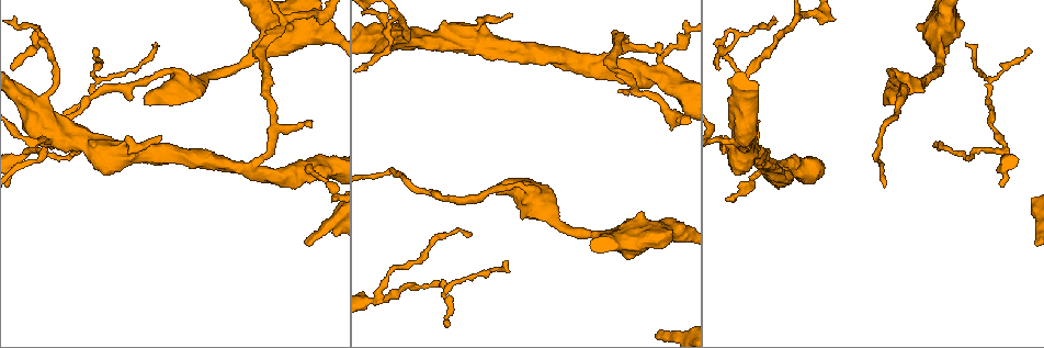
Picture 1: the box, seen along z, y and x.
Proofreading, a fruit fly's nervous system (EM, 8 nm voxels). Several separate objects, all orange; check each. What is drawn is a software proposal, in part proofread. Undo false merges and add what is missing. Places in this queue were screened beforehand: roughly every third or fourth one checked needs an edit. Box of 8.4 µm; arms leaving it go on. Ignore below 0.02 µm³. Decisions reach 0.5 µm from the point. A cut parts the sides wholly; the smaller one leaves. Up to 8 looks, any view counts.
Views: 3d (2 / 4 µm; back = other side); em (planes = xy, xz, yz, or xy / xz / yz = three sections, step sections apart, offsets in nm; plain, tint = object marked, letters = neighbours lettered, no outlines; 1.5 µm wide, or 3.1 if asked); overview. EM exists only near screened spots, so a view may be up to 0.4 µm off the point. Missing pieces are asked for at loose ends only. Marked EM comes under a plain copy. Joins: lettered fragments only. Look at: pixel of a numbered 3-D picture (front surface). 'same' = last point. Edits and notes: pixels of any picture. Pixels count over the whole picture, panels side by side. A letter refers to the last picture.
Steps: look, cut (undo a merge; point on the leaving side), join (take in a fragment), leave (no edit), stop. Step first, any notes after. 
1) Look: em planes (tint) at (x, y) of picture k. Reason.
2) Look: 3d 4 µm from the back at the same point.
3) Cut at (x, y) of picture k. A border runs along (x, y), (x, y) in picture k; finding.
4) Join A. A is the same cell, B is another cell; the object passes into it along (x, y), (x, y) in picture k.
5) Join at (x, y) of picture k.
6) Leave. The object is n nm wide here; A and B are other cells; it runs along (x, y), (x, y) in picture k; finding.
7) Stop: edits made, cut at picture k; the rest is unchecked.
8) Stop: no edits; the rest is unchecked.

Look: 3d 2 µm from the back at (593, 60) of picture 1. A fork.

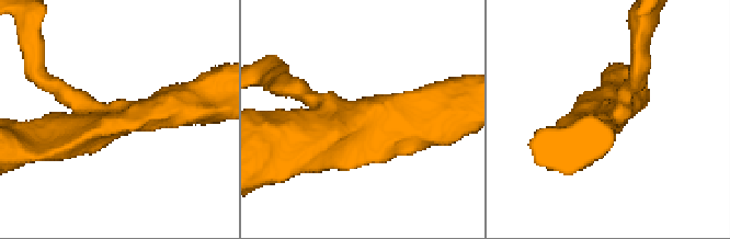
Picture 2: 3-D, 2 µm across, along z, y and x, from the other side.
Look: em xy step 8 (tint) at (359, 114) of picture 2. Shape alone is not enough.

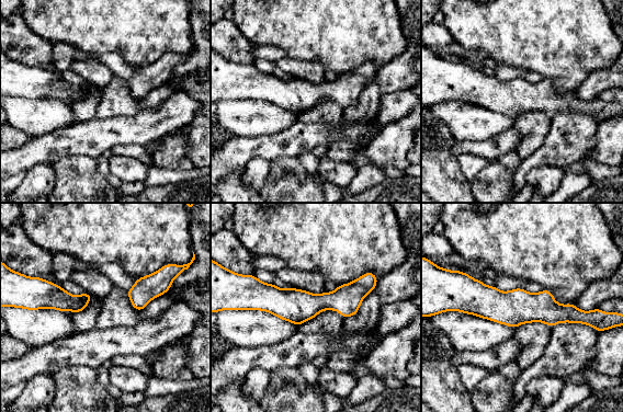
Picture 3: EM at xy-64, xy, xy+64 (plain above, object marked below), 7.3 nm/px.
Look: em planes (letters) at the same point.

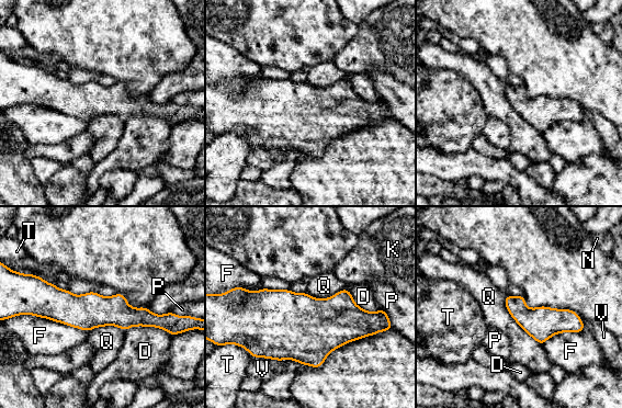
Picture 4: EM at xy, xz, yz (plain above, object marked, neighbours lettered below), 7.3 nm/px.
Leave. D, F, K, N, P, Q, T and V are other cells; it runs along (34, 306), (166, 317) in picture 4; all the same neuron.

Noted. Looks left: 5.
Look: em xz step 4 (tint) at (662, 46) of picture 1. Tapers out.

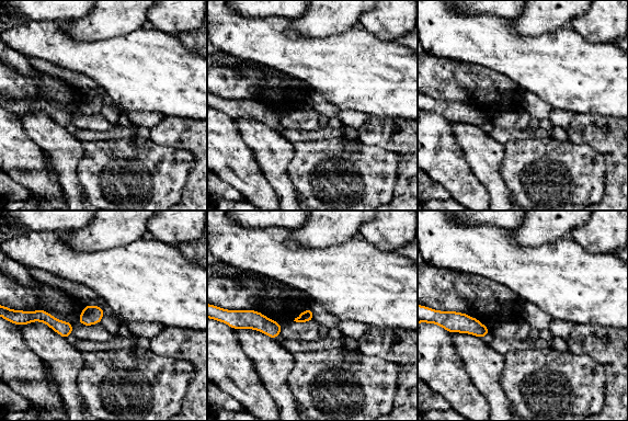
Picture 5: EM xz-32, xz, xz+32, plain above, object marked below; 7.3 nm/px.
Look: em xz step 4 (letters) at the same point. What lies round it.

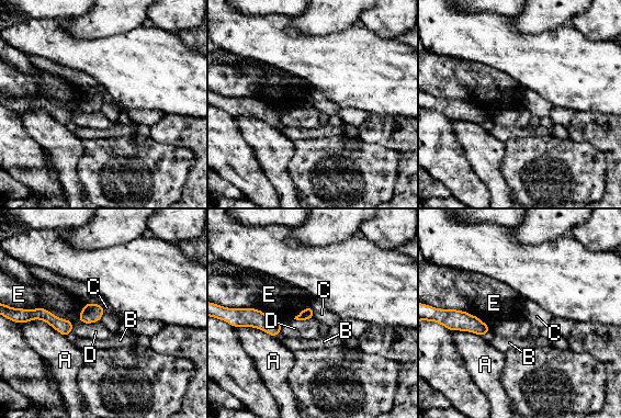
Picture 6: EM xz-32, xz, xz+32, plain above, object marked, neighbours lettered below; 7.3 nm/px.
Leave. A, B, C, D and E are other cells; a border runs along (311, 305), (314, 317) in picture 6; no lettered fragment goes on from it.

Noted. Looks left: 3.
Look: 3d 2 µm at (155, 45) of picture 1. Branch stops here.

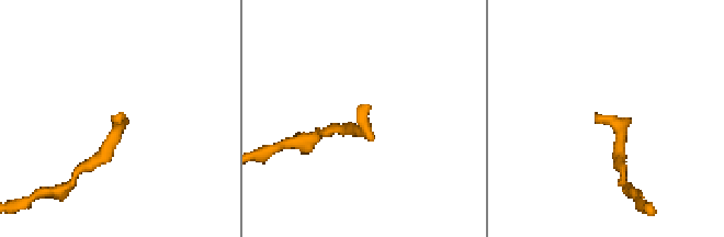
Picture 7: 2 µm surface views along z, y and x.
Look: em yz step 4 (letters) at (367, 106) of picture 7.

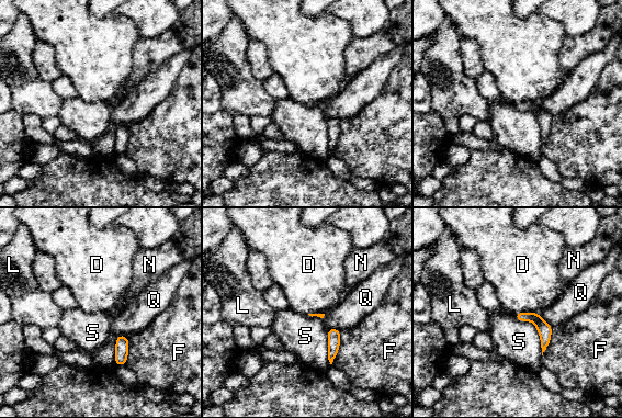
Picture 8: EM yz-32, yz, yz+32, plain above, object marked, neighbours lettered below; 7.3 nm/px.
Look: em planes (letters) at the same point. Cut it another way.

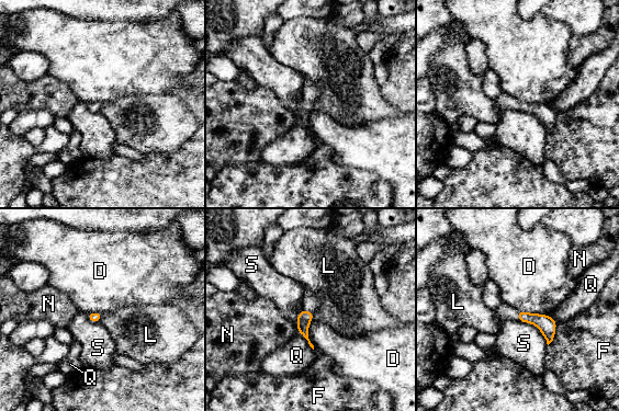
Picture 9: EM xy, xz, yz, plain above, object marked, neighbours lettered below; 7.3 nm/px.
Leave. D, F, L, N, Q and S are other cells; a border runs along (102, 315), (99, 321) in picture 9; none of them fits.

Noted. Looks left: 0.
Stop: no edits; the rest is unchecked.

